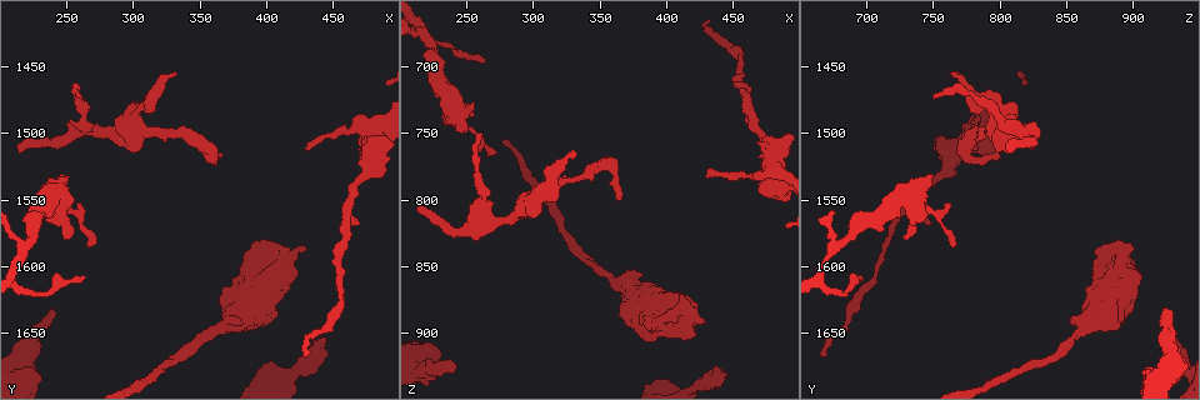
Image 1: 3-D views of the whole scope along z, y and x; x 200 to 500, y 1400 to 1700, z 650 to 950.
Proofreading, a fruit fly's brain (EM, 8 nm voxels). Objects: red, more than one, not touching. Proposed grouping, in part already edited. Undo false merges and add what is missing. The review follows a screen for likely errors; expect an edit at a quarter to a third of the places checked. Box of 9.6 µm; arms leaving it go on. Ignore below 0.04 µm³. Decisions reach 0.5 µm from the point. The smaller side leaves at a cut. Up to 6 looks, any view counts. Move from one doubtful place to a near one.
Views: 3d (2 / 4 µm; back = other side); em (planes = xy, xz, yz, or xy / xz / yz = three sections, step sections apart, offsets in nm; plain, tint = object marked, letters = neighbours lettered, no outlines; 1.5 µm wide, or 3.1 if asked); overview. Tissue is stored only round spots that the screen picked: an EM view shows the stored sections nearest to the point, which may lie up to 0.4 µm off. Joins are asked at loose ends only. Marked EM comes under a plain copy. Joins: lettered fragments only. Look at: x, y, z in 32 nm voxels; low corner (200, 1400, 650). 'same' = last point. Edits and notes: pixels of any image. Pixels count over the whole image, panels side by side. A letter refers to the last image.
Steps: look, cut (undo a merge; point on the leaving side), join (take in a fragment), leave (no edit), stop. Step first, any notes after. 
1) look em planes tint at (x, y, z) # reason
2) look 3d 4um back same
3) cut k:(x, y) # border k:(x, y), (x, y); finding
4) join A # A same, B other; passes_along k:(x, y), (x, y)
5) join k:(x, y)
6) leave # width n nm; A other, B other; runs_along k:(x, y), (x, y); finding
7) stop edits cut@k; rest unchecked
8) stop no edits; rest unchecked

look 3d 4um at (332, 1456, 764) # an open end

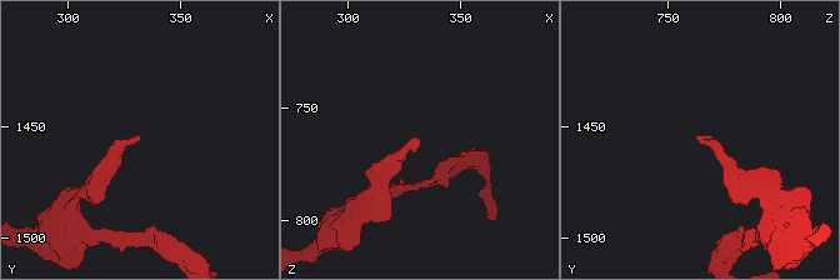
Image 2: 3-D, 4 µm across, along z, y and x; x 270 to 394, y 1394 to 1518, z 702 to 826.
look em xy step 4 tint at (332, 1456, 765) # need the tissue

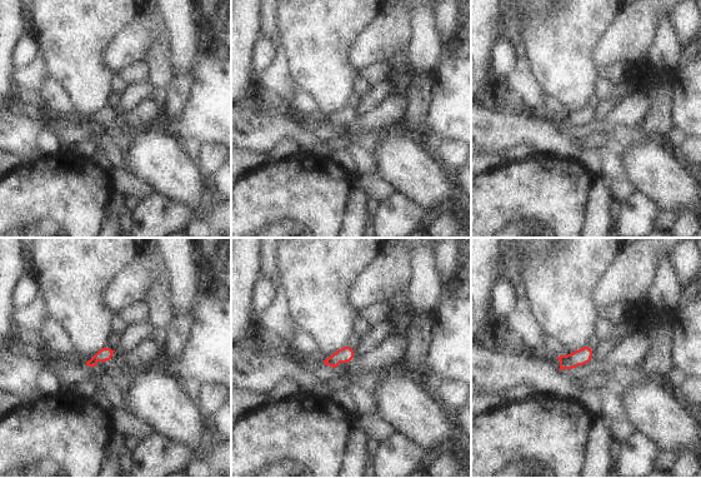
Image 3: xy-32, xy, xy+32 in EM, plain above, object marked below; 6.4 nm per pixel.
look em planes letters same # cut it another way

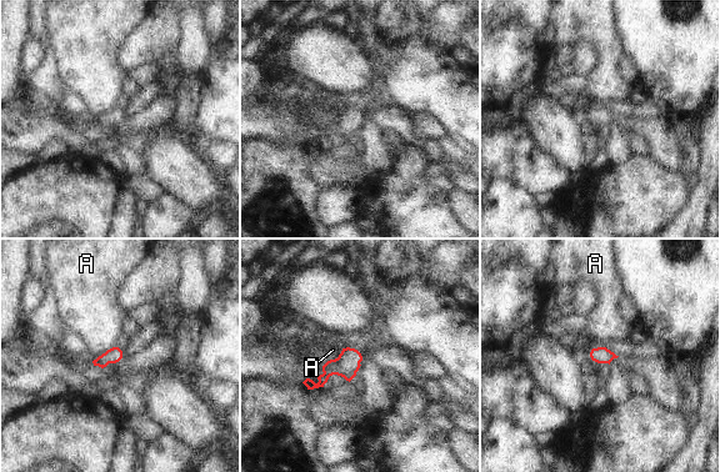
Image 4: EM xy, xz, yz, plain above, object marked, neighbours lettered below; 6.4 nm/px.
leave # A other; border 4:(113, 346), (93, 361); no lettered fragment goes on from it

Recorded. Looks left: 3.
look 3d 4um at (356, 1652, 858) # sudden change in width

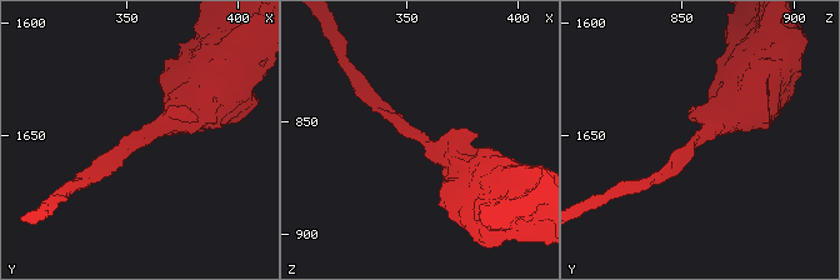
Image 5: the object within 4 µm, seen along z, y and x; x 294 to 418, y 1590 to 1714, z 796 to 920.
look em planes letters at (357, 1652, 858) # arm_widths 220, 600 nm; now the EM

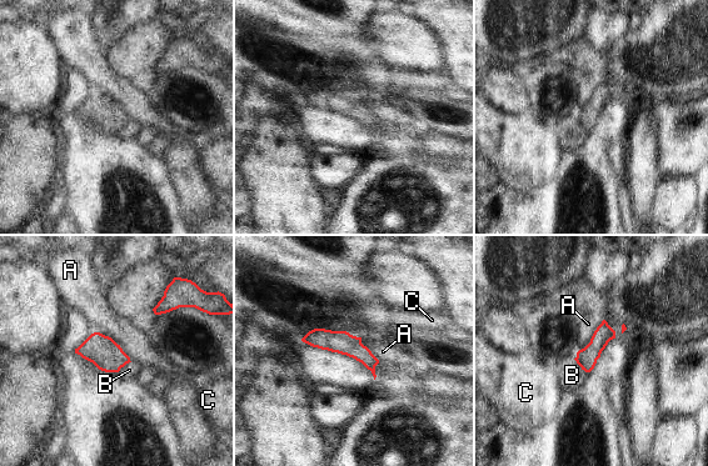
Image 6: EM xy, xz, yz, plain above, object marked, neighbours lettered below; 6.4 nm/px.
leave # A other, B other, C other; runs_along 6:(307, 339), (342, 341), (374, 361); continuous, no second cell

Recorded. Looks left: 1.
look em planes letters at (432, 1586, 894) # stops while still wide

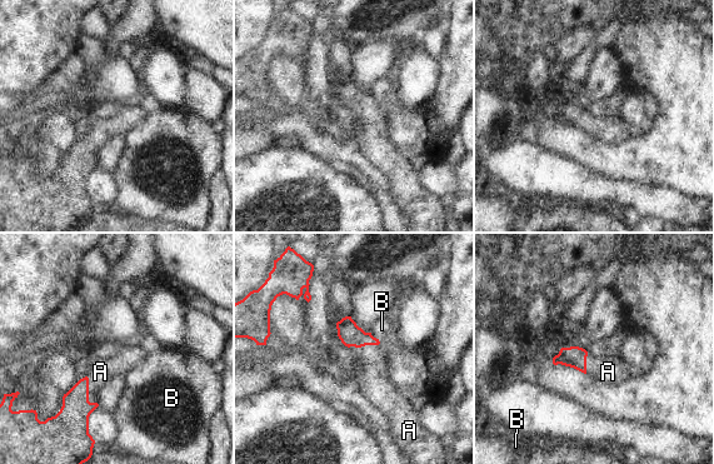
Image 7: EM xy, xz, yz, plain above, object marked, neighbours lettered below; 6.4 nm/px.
join 7:(100, 372) # longest_contact A 200 nm; A same, B other; passes_along 7:(70, 425), (88, 392), (100, 372); the cell continues

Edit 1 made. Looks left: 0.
stop edits join@7; rest unchecked

